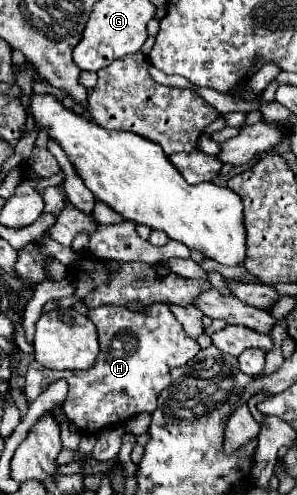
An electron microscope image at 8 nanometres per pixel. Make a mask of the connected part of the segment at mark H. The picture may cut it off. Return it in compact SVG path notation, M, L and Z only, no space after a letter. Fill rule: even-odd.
M156 302L146 310L130 310L126 306L98 306L88 310L88 318L96 324L100 336L98 362L90 370L46 370L40 362L32 362L26 374L26 398L34 402L58 378L68 380L68 396L62 404L66 416L82 432L98 432L110 424L124 424L140 412L154 412L158 394L168 386L170 368L184 366L198 354L196 340L188 338L182 324L174 318L166 304Z

